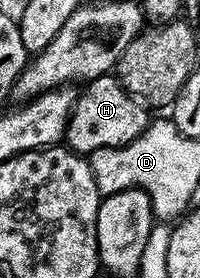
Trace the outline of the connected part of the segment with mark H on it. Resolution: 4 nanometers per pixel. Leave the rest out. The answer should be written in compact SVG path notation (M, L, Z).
M112 73L92 78L82 90L76 95L63 139L64 145L76 154L88 156L99 148L126 146L149 127L150 111L128 94Z

